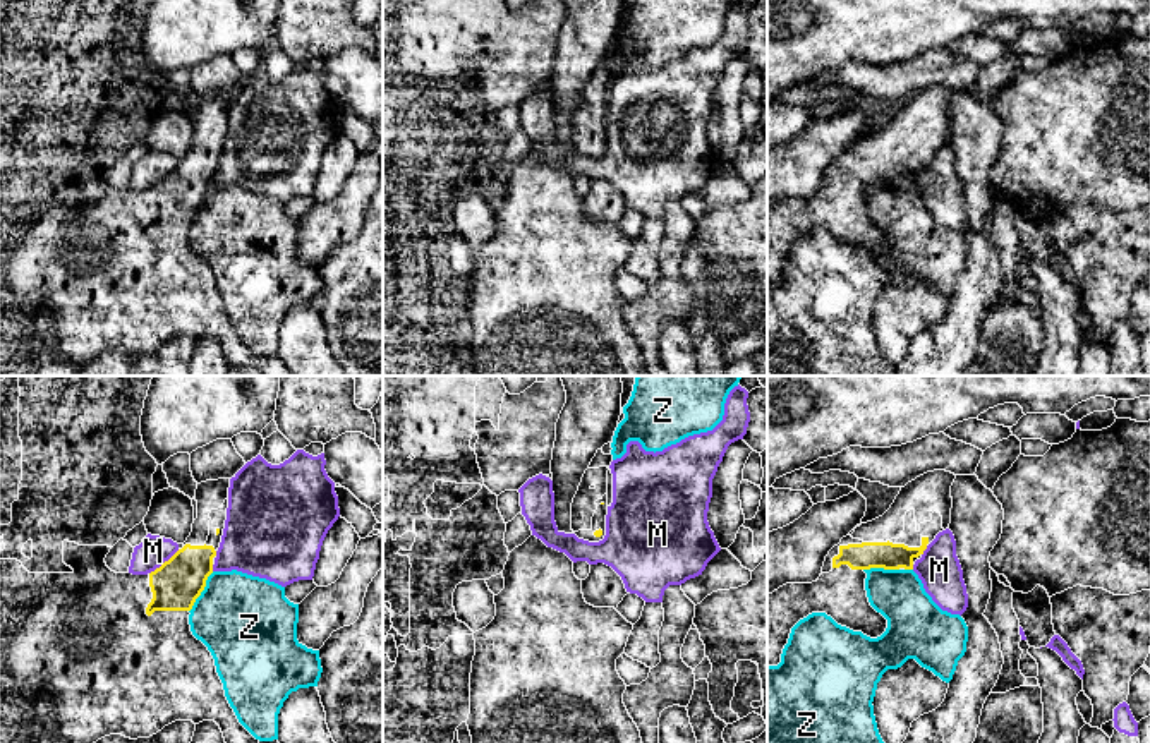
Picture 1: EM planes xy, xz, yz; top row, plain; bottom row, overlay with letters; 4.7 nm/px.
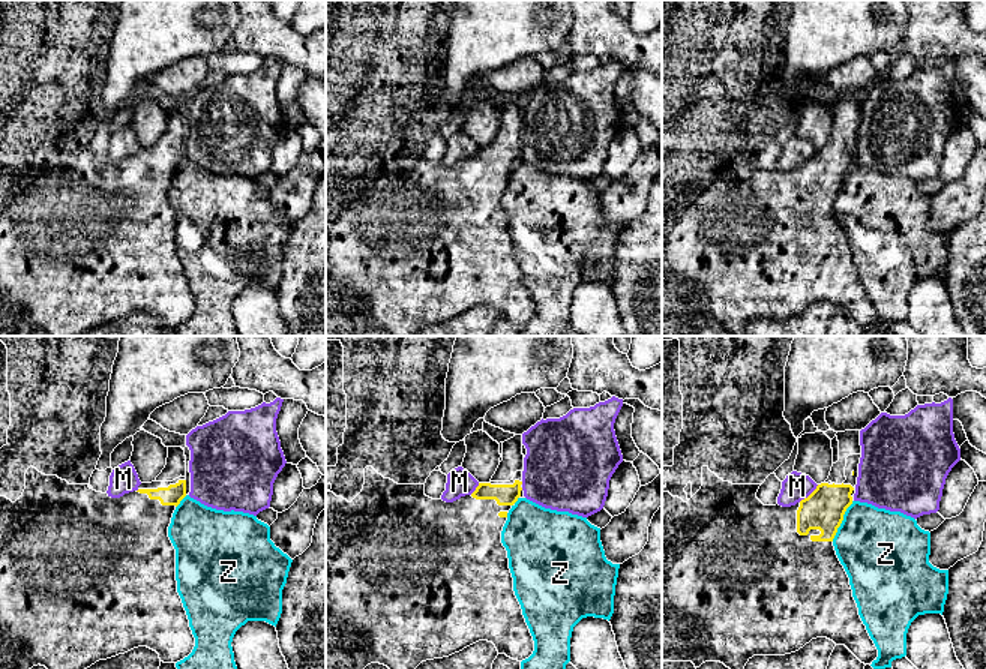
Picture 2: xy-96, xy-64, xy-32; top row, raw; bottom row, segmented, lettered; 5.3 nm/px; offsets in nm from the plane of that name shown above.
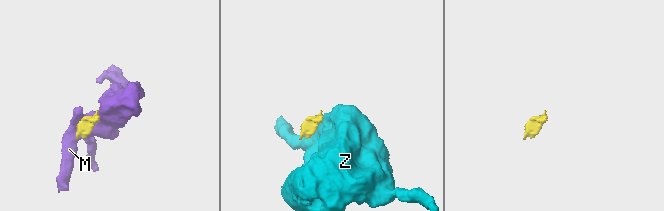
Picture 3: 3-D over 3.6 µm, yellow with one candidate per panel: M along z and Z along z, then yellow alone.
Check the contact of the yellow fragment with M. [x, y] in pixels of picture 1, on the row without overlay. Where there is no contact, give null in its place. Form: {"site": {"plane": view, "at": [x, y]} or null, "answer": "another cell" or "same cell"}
{"site": {"plane": "xy", "at": [165, 177]}, "answer": "another cell"}

